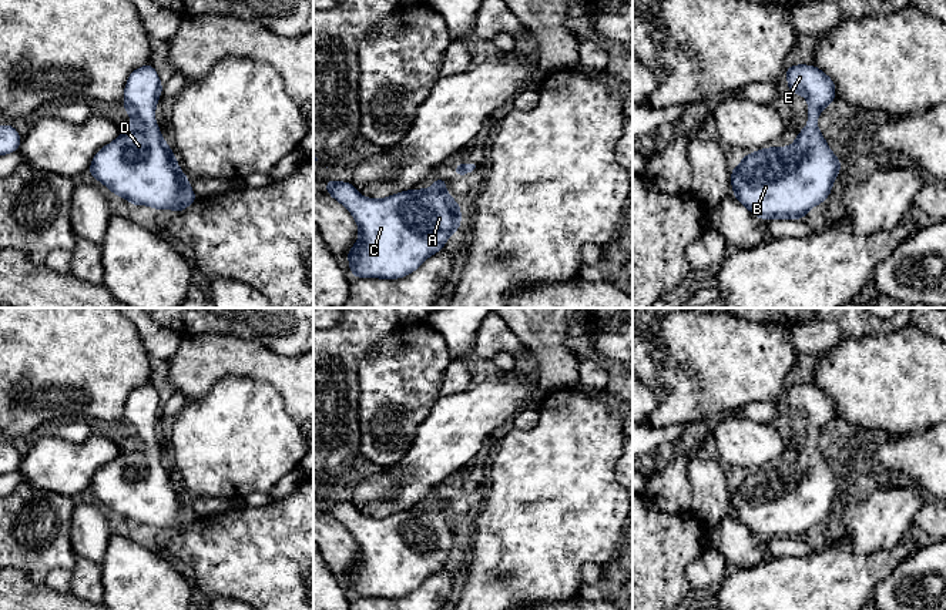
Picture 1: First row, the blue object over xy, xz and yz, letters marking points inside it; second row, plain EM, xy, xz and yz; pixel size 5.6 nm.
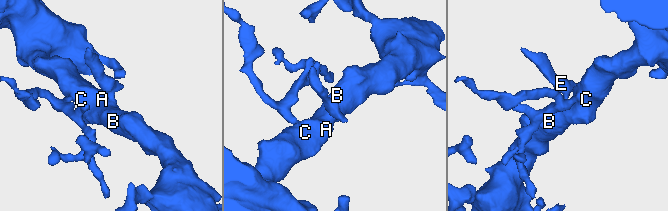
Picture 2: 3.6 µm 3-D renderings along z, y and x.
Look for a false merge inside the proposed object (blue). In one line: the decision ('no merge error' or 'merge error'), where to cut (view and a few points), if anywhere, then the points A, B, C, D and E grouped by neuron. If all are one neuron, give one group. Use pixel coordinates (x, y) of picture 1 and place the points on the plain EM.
no merge error; cut none; groups A B C D E

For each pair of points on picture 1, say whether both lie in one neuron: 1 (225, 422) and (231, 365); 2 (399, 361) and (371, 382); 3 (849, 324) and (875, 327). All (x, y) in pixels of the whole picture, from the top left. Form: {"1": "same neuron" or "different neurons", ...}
{"1": "different neurons", "2": "same neuron", "3": "same neuron"}

